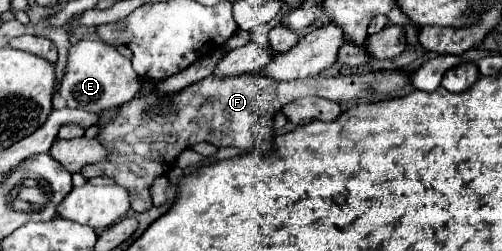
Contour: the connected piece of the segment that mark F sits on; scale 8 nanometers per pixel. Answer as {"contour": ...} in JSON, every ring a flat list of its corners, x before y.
{"contour":[[392,70,364,74,364,76,334,76,322,78,312,76,294,82,274,82,262,74,242,74,236,78,204,78,186,90,170,96,162,96,156,90,142,98,122,104,116,120,102,126,98,140,110,150,104,162,90,164,82,168,84,178,108,176,114,178,118,186,124,186,132,194,132,210,146,212,152,208,150,186,152,180,162,174,162,160,174,164,178,154,192,148,198,142,210,142,216,148,234,146,242,152,260,150,262,154,272,154,274,150,274,114,282,106,294,102,300,96,320,96,334,102,346,102,360,94,360,90,374,88,376,92,392,92,404,88,408,76]]}

